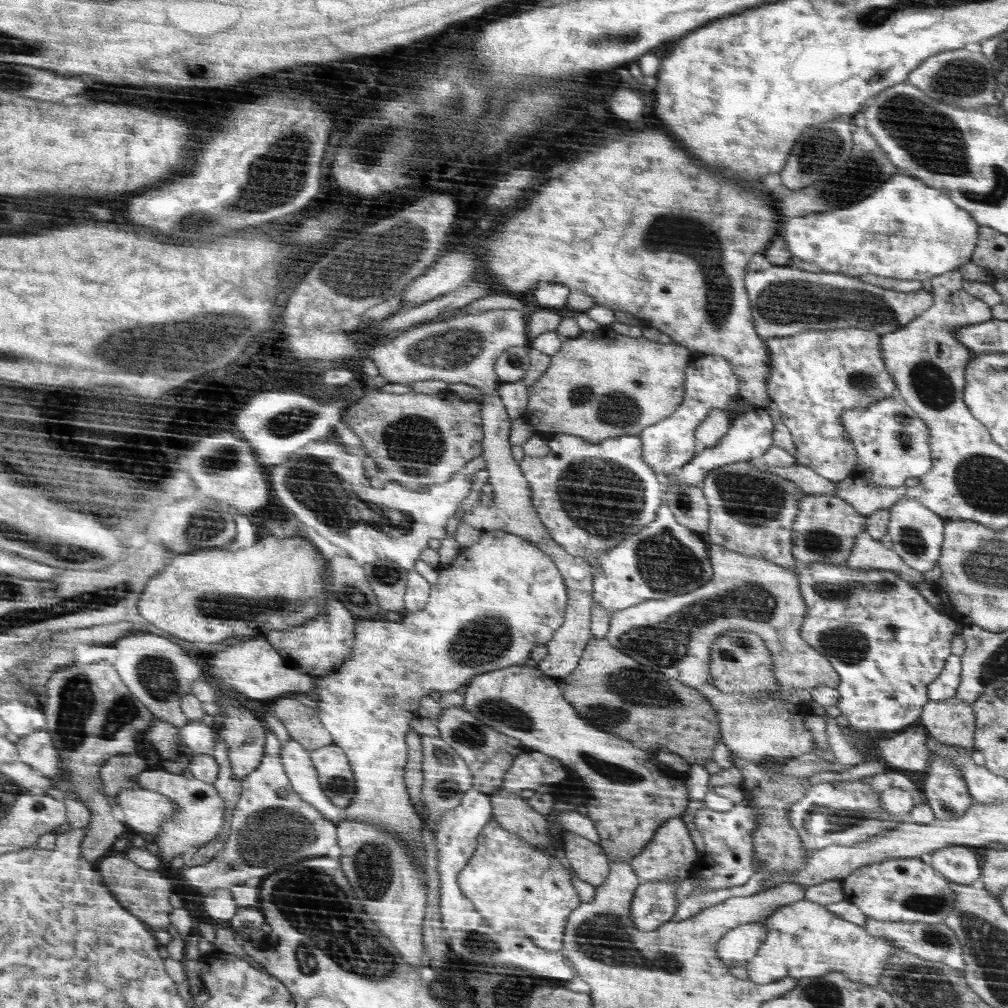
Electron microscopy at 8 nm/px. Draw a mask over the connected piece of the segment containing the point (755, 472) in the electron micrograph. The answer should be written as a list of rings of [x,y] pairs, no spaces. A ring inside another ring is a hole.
[[[750,461],[732,462],[710,471],[700,487],[709,501],[710,521],[706,536],[710,536],[712,543],[796,570],[792,526],[798,514],[798,502],[808,493],[790,479],[759,470],[757,463]]]

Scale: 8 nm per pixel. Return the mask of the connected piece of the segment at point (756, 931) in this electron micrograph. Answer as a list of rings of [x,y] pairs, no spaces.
[[[760,921],[738,925],[721,939],[721,958],[727,966],[745,965],[760,949],[766,936],[766,927]]]

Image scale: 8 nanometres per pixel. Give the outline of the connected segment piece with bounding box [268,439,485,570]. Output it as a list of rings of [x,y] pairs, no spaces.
[[[330,439],[312,441],[305,448],[294,453],[294,456],[290,456],[284,464],[277,465],[274,472],[268,472],[270,474],[268,482],[272,484],[272,488],[276,486],[276,498],[282,502],[286,513],[294,514],[302,524],[314,528],[316,534],[320,534],[341,551],[347,552],[347,555],[361,567],[368,562],[388,558],[404,570],[412,570],[430,540],[441,541],[447,538],[448,520],[459,509],[462,500],[470,495],[474,485],[472,477],[474,475],[484,477],[485,474],[485,459],[477,457],[465,469],[450,477],[450,480],[430,485],[428,489],[415,491],[396,481],[385,482],[388,484],[386,488],[372,488],[364,474],[364,464],[360,457],[356,458],[348,454],[342,445],[340,440],[338,442]]]

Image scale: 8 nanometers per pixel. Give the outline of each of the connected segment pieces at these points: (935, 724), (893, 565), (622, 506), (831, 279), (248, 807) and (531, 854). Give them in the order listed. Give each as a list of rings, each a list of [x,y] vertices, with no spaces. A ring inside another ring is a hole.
[[[954,696],[948,700],[930,701],[921,714],[920,724],[925,726],[930,737],[942,743],[975,749],[976,721],[972,703],[962,702]]]
[[[866,531],[855,538],[846,566],[855,569],[893,570],[902,574],[902,578],[912,581],[924,581],[924,576],[912,570],[893,549],[888,549],[879,540],[873,540]]]
[[[570,434],[541,436],[548,443],[549,452],[540,458],[524,456],[519,467],[530,483],[532,503],[540,521],[550,537],[568,553],[579,557],[584,557],[586,552],[592,556],[606,553],[606,549],[622,544],[656,520],[662,502],[660,480],[644,460],[644,443],[640,436],[627,435],[596,443]]]
[[[788,266],[746,272],[745,282],[757,333],[766,341],[808,330],[846,328],[874,330],[885,335],[928,312],[935,300],[933,290],[902,292],[870,284],[865,278],[824,271],[804,272]]]
[[[273,730],[268,734],[264,760],[243,780],[244,792],[234,810],[228,844],[209,863],[183,869],[183,882],[190,884],[204,896],[216,894],[218,888],[226,889],[234,884],[244,884],[250,878],[274,874],[312,856],[324,857],[330,846],[336,844],[337,824],[293,790],[281,756],[281,739]],[[278,788],[285,788],[288,791],[287,797],[279,797],[276,792]]]
[[[493,817],[477,842],[476,852],[458,878],[465,896],[482,916],[490,918],[494,930],[506,931],[516,924],[514,927],[526,932],[536,946],[560,950],[570,914],[580,904],[564,866],[536,852],[534,847],[538,846],[530,846],[530,842],[506,830]]]

